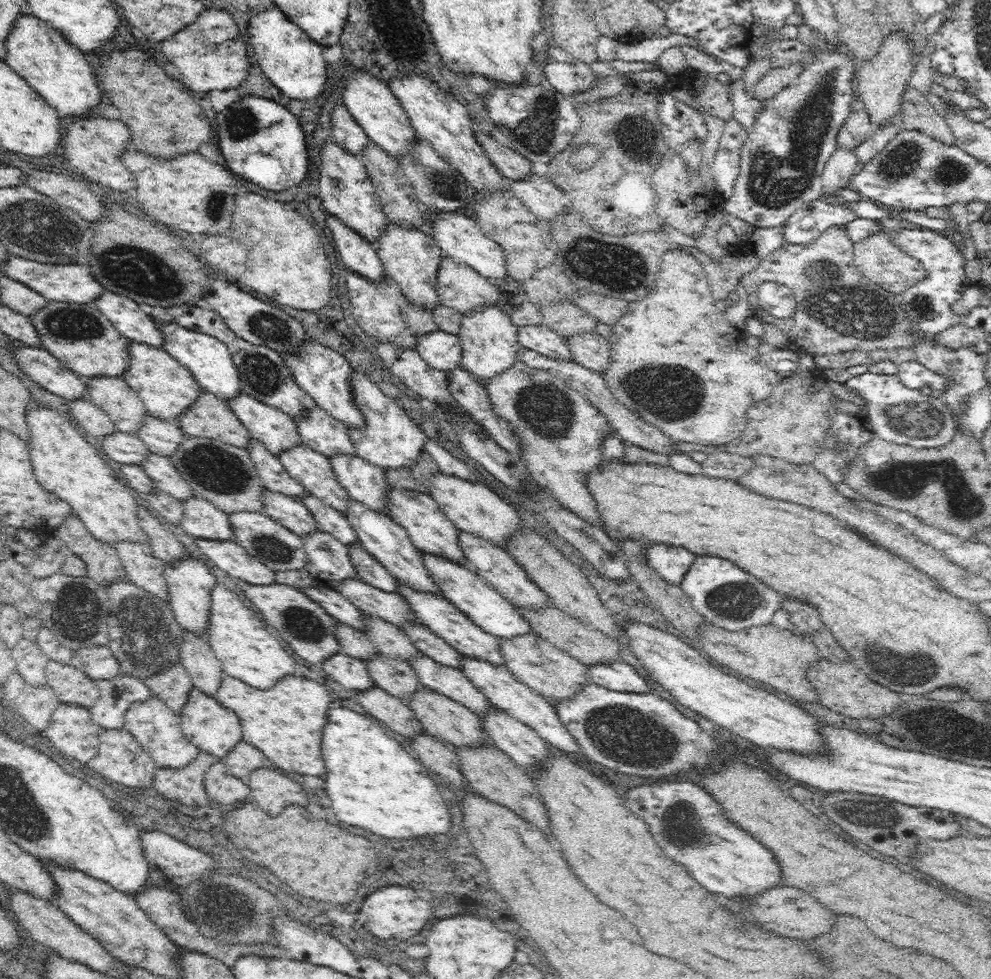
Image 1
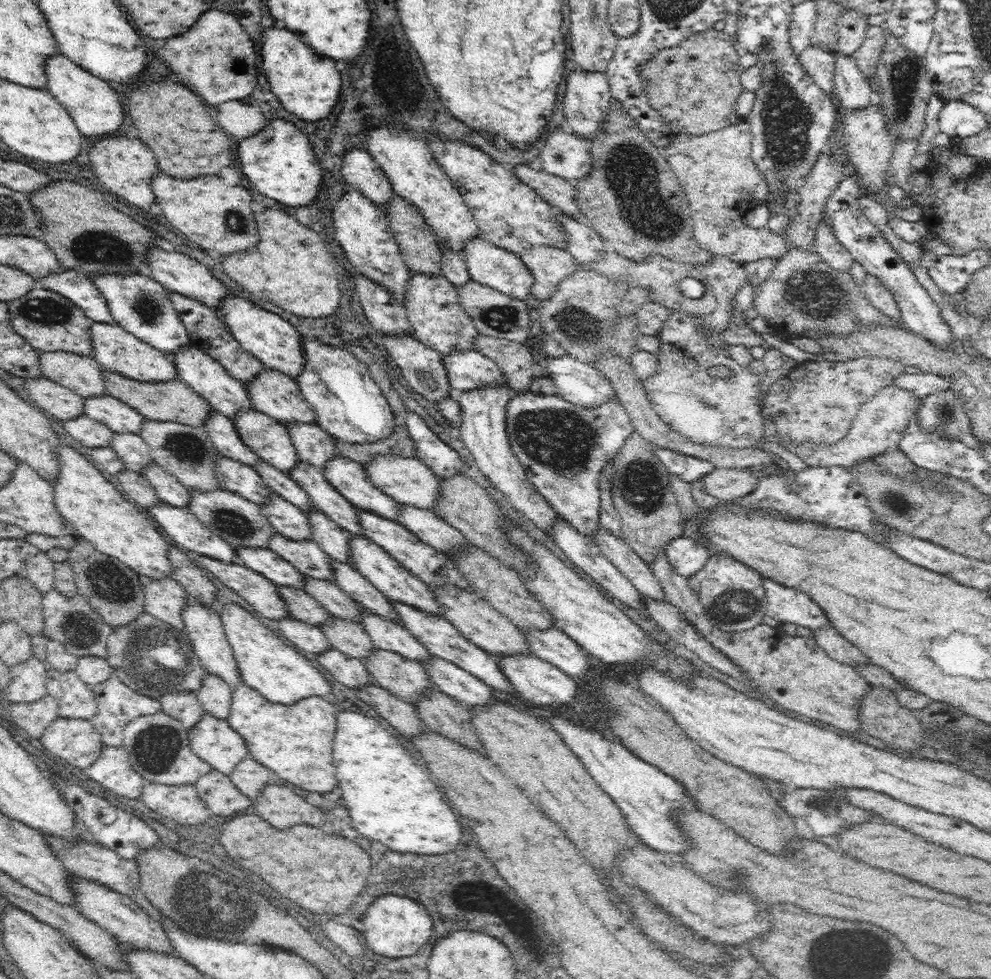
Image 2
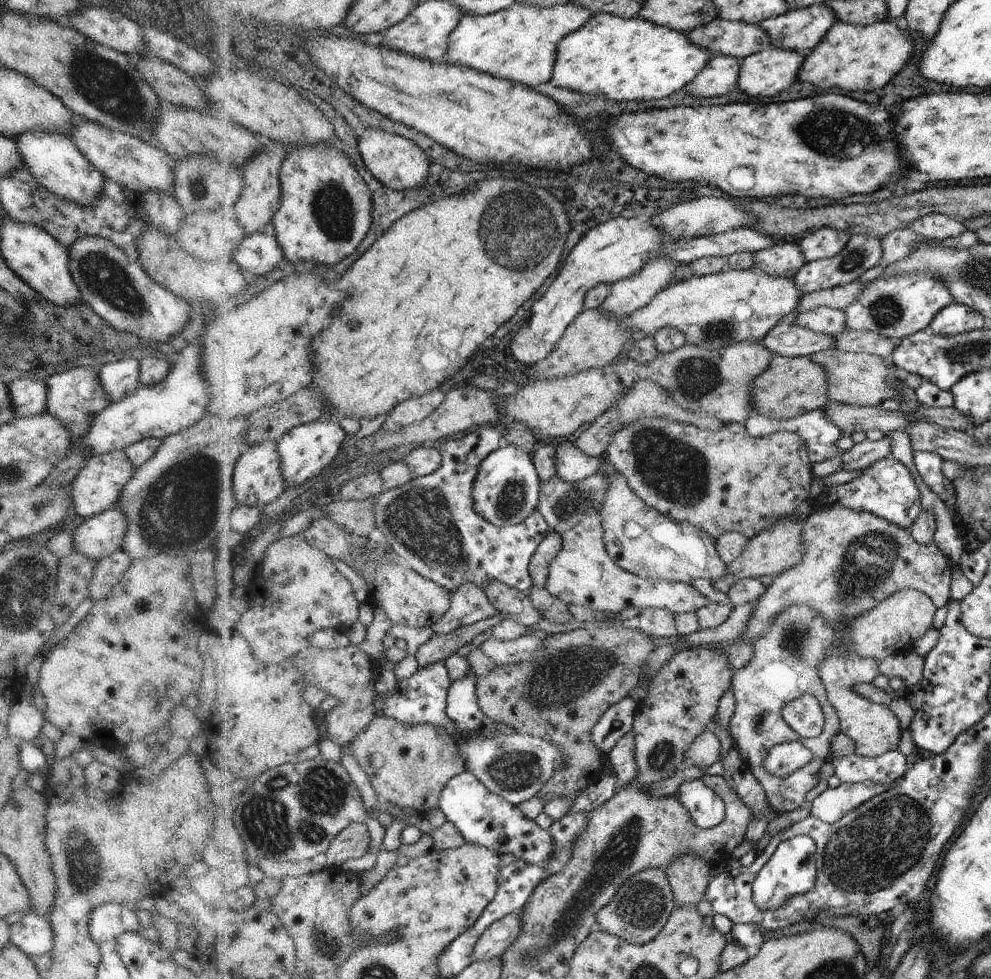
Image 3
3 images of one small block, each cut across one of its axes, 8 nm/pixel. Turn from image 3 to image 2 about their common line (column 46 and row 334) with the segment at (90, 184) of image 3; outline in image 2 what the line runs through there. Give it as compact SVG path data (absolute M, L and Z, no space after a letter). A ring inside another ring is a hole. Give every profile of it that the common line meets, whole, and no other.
M94 274L90 280L106 299L110 316L124 330L150 346L172 355L176 350L191 344L190 335L182 324L170 300L169 291L151 277L136 274Z

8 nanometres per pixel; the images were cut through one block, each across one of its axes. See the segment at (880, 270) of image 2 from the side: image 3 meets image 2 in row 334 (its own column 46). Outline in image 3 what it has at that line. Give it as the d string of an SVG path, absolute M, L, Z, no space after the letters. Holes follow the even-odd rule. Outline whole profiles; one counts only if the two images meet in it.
M29 910L22 920L9 926L9 943L30 958L48 953L54 942L50 920Z

